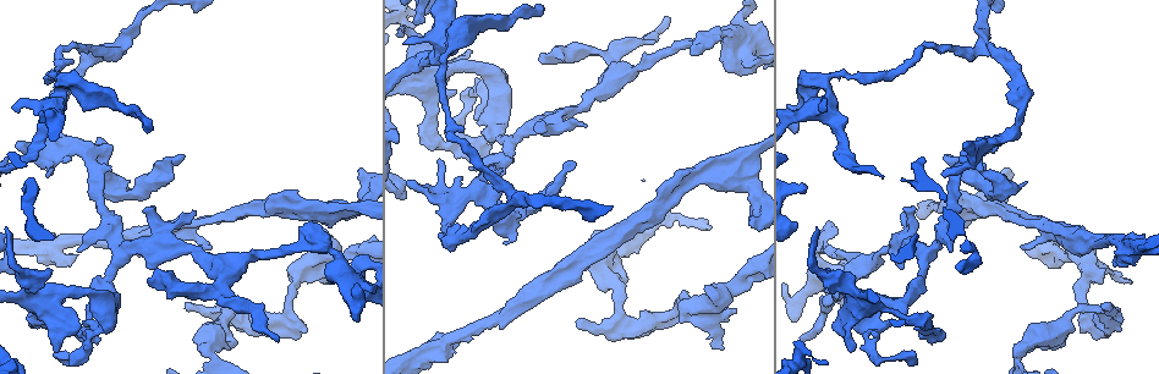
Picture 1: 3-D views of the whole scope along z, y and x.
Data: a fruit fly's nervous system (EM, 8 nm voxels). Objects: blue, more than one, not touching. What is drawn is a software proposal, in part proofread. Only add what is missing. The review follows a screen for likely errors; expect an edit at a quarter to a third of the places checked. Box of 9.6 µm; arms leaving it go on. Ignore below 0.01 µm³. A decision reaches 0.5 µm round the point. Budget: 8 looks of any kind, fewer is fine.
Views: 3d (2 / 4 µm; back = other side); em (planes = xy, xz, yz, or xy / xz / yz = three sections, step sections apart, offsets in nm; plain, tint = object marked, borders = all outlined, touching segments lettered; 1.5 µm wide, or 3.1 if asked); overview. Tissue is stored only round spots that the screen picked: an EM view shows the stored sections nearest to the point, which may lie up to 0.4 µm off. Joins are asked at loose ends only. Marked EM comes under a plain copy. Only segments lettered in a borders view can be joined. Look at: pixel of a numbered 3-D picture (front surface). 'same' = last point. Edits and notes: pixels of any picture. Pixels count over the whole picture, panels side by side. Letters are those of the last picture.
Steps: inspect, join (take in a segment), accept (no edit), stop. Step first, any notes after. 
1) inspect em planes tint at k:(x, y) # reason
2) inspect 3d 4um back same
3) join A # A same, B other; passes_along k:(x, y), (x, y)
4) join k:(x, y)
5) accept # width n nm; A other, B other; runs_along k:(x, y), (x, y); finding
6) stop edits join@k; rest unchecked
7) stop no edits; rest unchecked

inspect em planes borders at 1:(14, 107) # free end

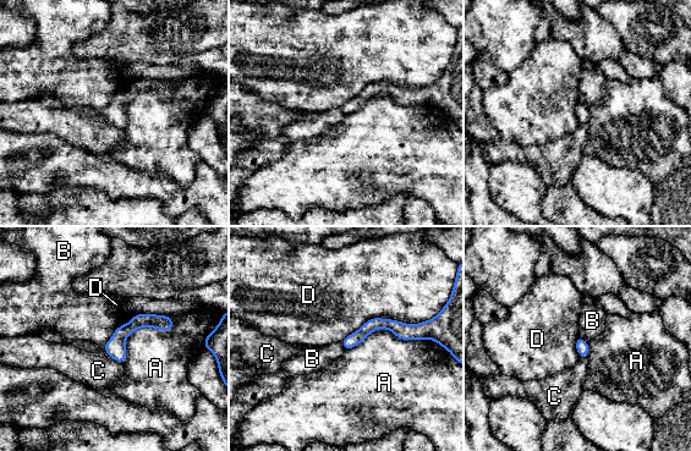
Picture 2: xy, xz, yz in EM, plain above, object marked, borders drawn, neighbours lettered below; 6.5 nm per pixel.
accept # longest_contact A 550 nm; A other, B other, C other, D other; border 2:(118, 325), (103, 345); no lettered segment goes on from it

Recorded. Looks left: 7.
inspect em yz step 4 tint at 1:(1025, 183) # free end

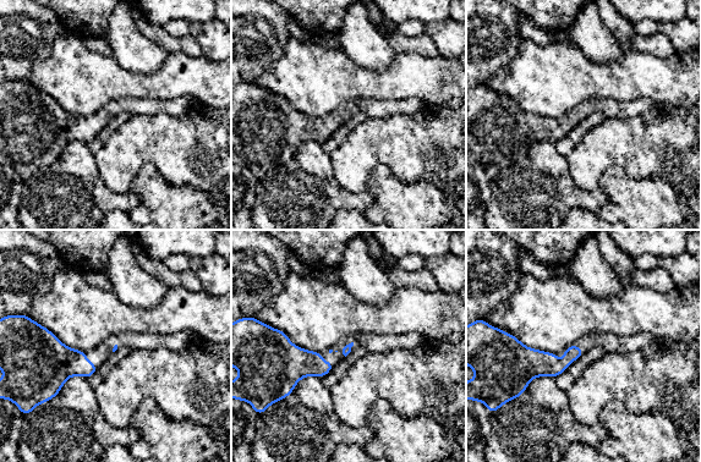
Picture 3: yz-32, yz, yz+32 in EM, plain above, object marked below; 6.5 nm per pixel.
inspect em planes borders same

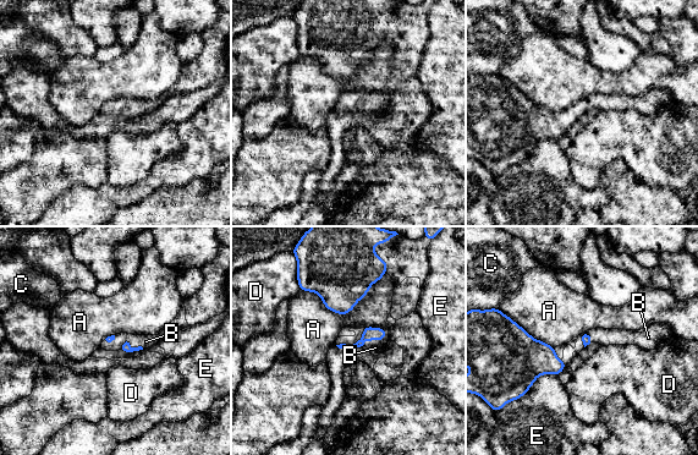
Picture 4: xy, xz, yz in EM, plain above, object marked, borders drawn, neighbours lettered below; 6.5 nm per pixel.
join B # A other, B same, C other, D other, E other; passes_along 4:(369, 333), (377, 340), (375, 347); the neuron continues

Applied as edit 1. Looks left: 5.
inspect 3d 2um at 1:(735, 311) # an open end

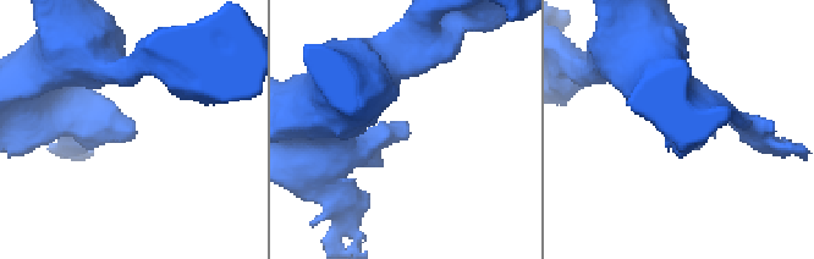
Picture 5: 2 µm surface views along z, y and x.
inspect em planes borders at 5:(135, 126) # now the EM

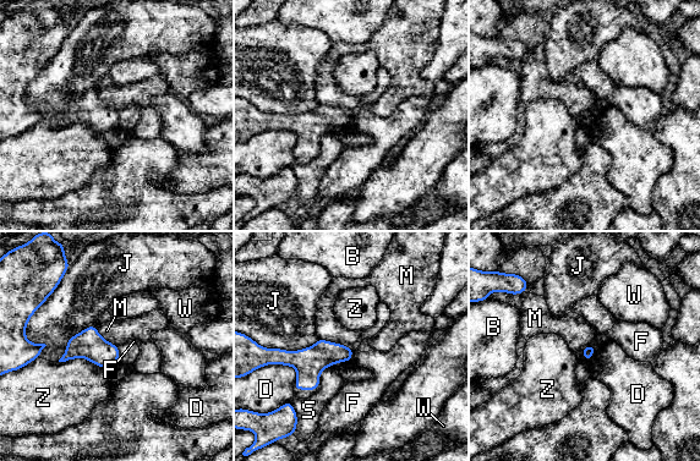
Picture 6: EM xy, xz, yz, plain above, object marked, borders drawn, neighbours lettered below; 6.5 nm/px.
accept # B other, D other, F other, J other, M other, S other, W other, Z other; border 6:(318, 338), (340, 342), (354, 350); none of them fits

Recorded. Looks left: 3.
stop edits join@4; rest unchecked

